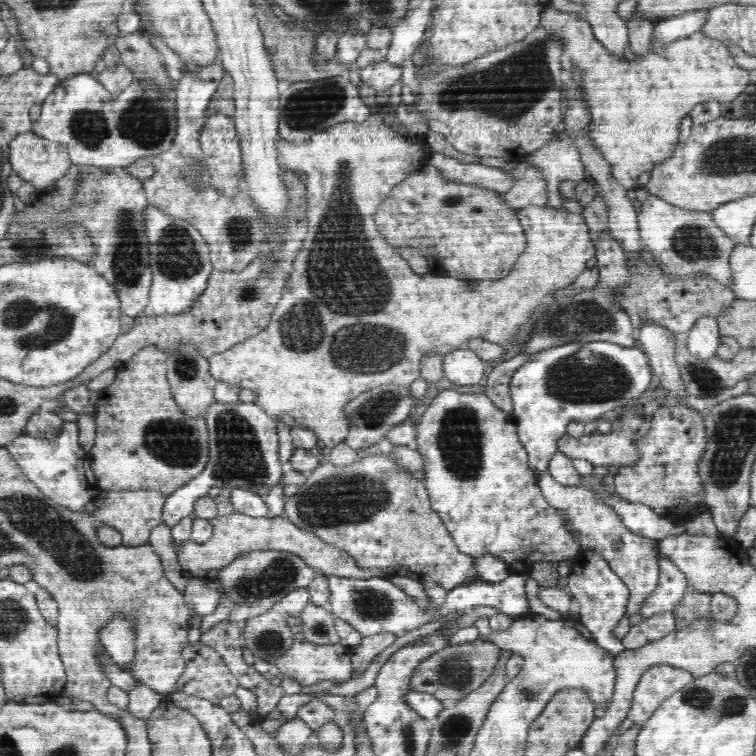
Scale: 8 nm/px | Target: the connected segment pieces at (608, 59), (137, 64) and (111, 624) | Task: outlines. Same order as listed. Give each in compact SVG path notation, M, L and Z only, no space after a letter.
M546 6L540 16L540 26L544 26L544 29L554 37L562 39L565 63L580 73L580 81L577 81L577 84L583 90L585 100L591 109L590 139L611 165L614 178L628 190L638 182L641 174L654 170L658 163L672 158L680 138L679 127L682 118L690 115L694 106L706 100L718 100L721 104L732 102L751 84L749 71L741 68L734 61L734 55L728 51L728 47L704 35L702 30L694 31L687 37L674 39L668 42L666 48L652 48L642 58L626 60L626 58L616 58L612 50L606 49L594 38L584 18L576 19L570 13Z
M136 31L117 36L114 44L121 54L122 65L132 71L132 77L154 77L157 80L156 87L174 87L174 83L167 78L160 53L152 46L148 35Z
M116 614L116 617L108 622L108 626L100 630L100 636L101 645L110 658L122 670L129 672L132 658L135 658L136 627L134 627L134 622Z

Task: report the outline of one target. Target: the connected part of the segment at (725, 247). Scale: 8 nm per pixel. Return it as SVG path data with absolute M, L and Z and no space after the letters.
M650 195L642 202L637 222L644 248L660 261L666 275L676 279L708 275L724 287L733 287L729 258L736 244L718 229L711 212L684 210L658 195Z

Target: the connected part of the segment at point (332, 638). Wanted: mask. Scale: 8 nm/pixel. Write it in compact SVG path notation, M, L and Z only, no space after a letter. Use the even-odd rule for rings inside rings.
M310 603L304 612L300 613L302 618L304 641L316 645L338 644L339 635L335 630L335 616L322 608Z

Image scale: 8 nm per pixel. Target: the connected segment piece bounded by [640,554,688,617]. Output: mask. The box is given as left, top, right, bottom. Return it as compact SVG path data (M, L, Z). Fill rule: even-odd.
M660 554L660 576L656 590L644 599L640 614L649 617L658 613L671 612L683 600L688 583L685 575L675 566L672 559Z

